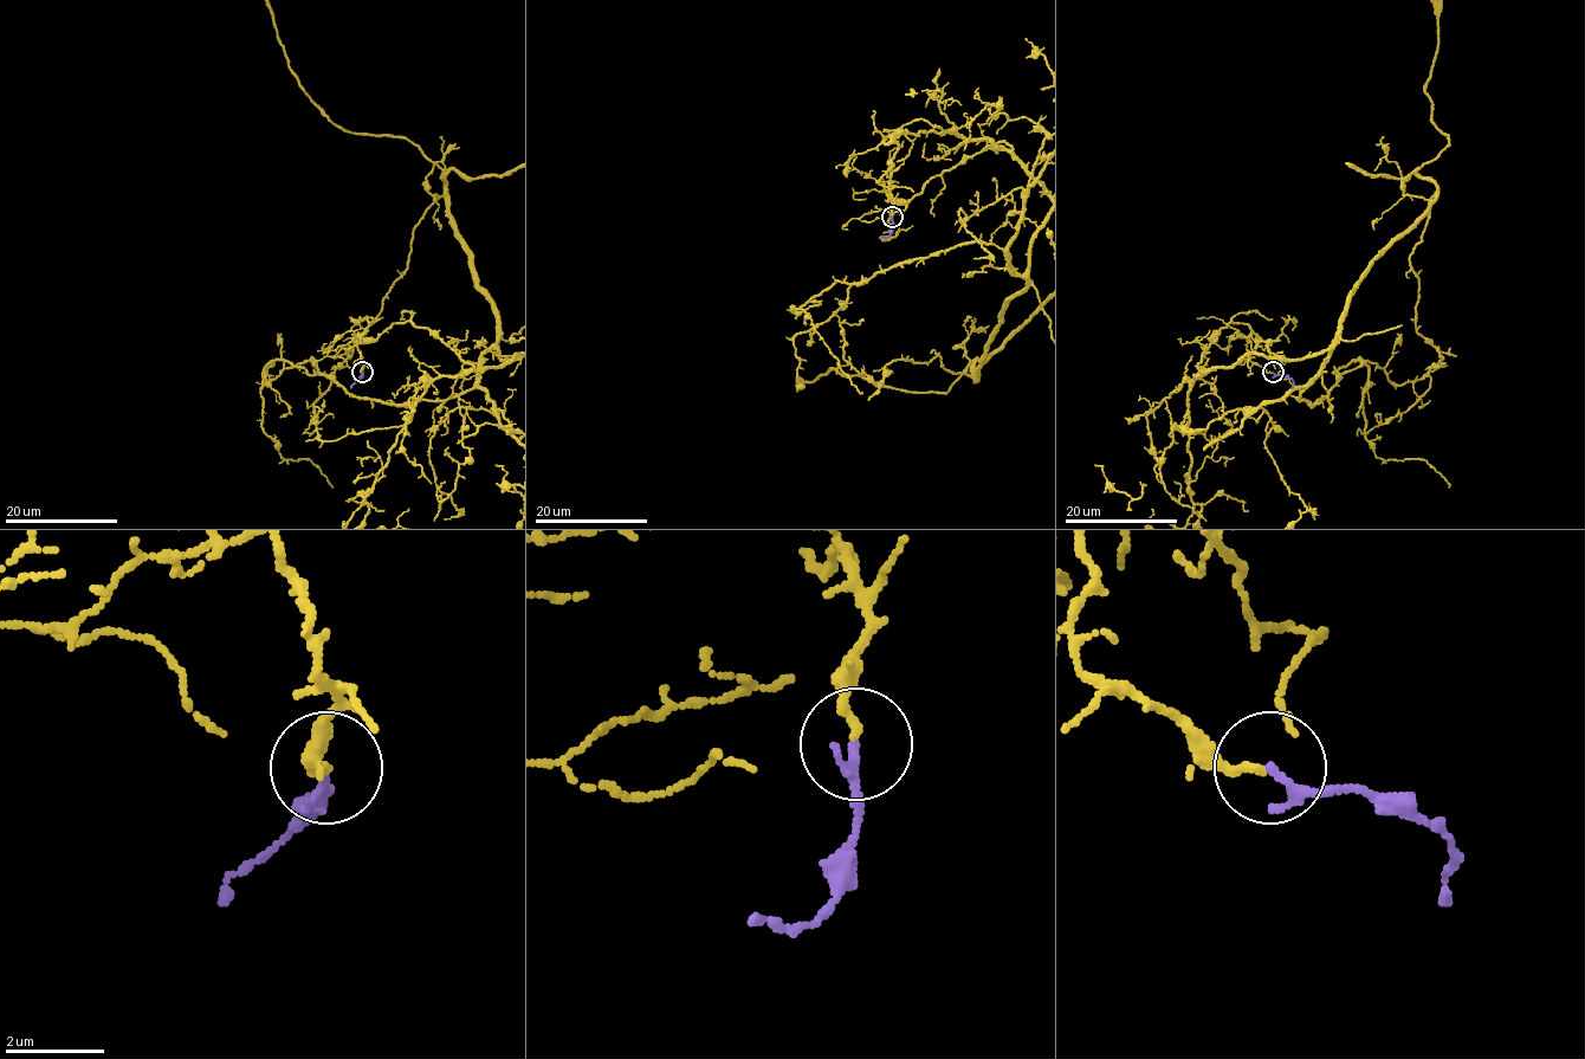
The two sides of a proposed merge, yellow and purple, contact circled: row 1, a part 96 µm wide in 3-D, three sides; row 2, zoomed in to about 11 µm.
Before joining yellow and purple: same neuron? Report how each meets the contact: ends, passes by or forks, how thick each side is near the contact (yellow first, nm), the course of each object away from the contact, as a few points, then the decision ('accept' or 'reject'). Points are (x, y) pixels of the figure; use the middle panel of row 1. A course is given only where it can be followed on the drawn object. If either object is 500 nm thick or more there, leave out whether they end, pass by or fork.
yellow ends there; purple passes by; 190 nm thick on the yellow side, 170 nm on the other; purple runs (892, 217), (892, 231), (886, 237), (881, 234); accept

